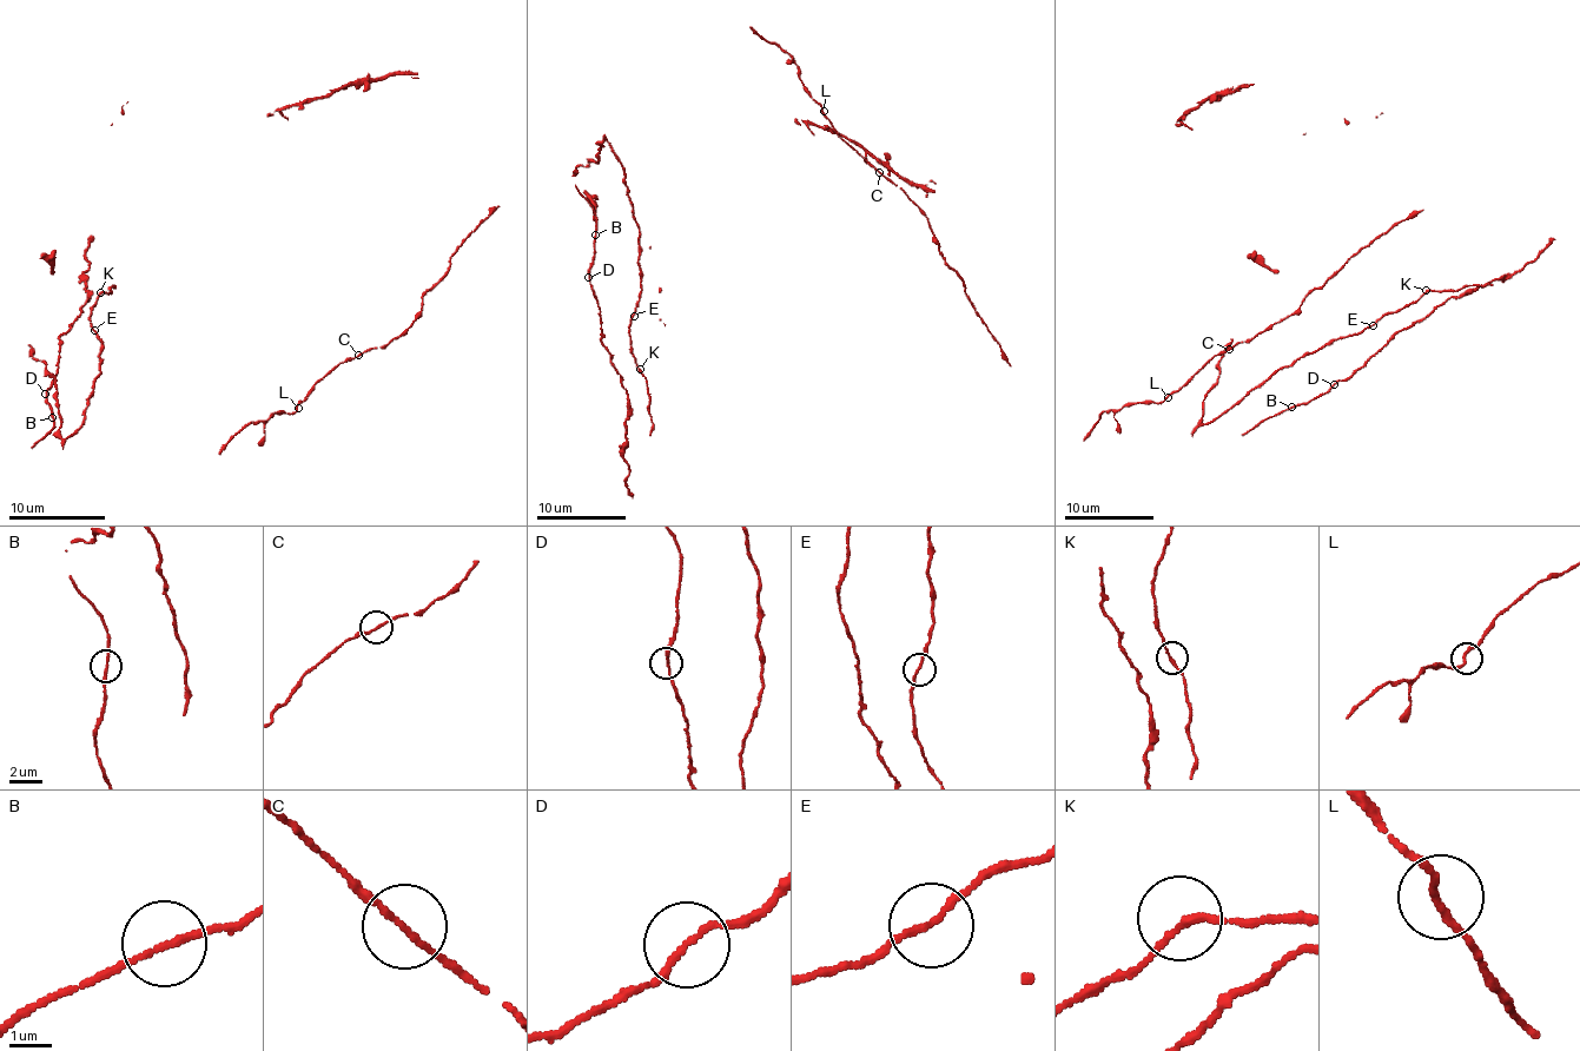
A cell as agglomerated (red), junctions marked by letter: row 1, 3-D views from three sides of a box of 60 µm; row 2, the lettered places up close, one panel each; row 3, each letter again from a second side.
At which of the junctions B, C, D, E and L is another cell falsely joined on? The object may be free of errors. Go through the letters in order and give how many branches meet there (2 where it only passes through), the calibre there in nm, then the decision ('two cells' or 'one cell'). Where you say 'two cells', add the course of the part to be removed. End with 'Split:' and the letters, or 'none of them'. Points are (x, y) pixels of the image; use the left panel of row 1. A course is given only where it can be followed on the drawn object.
B: branches 2; calibre 150 nm; one cell
C: branches 2; calibre 140 nm; one cell
D: branches 2; calibre 150 nm; one cell
E: branches 2; calibre 150 nm; one cell
L: branches 2; calibre 150 nm; one cell
Split: none of them

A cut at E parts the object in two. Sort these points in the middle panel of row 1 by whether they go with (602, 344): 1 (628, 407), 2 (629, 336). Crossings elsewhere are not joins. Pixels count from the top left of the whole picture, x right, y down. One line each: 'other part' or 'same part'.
1: same part
2: other part

